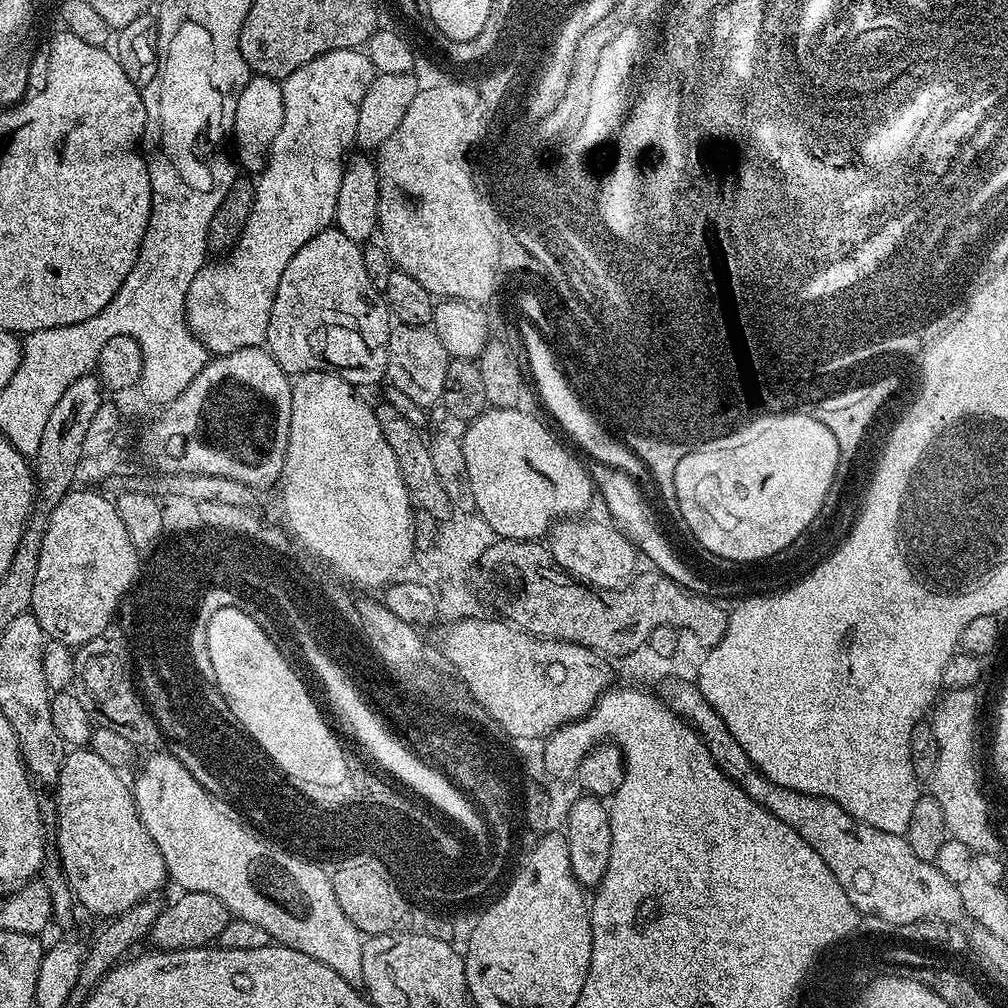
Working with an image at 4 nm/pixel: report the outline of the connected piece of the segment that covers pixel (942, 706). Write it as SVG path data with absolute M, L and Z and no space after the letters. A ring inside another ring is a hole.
M954 688L945 691L937 699L930 712L930 723L934 738L937 739L937 766L930 779L930 794L942 806L943 821L946 822L948 836L966 844L973 853L995 853L1000 840L996 830L992 828L990 801L984 797L984 788L980 785L980 770L976 767L976 715L980 712L980 700L972 688Z

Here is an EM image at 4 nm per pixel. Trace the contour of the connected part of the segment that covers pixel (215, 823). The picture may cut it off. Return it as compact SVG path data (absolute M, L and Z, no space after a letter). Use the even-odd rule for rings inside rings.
M156 750L145 756L148 757L145 758L144 765L141 766L140 773L136 776L136 784L134 780L134 783L131 785L132 799L136 802L136 809L146 826L146 830L150 834L150 838L154 838L154 842L162 854L164 871L170 877L171 883L173 880L178 886L177 889L186 892L214 894L214 898L222 901L222 906L226 906L235 919L254 922L257 926L262 926L262 930L266 930L266 934L270 934L275 943L283 944L285 948L298 950L302 954L310 954L310 958L330 966L330 970L334 970L334 974L338 974L338 978L346 978L346 982L357 986L363 985L362 950L365 937L354 926L354 922L350 922L350 918L346 918L346 914L342 914L342 906L338 906L338 898L334 898L334 886L332 885L331 875L315 860L297 856L294 852L277 850L276 848L268 847L268 844L261 843L256 836L249 833L248 828L245 828L244 825L240 824L240 821L232 816L234 813L233 805L228 800L217 795L215 791L209 790L207 787L204 789L192 777L191 770L182 761L175 760L172 756L167 756L164 750Z

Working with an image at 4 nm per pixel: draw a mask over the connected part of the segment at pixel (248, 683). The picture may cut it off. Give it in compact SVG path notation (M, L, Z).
M218 610L218 614L210 618L210 659L224 704L230 706L237 722L248 724L252 736L255 736L254 743L264 744L264 748L268 748L268 752L272 752L272 756L276 756L276 760L280 760L280 764L284 764L292 776L336 784L336 780L344 776L344 760L340 760L340 748L336 748L341 737L332 733L331 726L324 721L319 706L312 701L310 688L301 685L297 669L290 660L279 652L272 640L264 640L264 632L260 632L260 628L251 622L241 611L233 610Z

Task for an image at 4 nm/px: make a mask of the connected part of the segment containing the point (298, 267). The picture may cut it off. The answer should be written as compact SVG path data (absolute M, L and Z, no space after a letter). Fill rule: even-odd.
M333 226L314 234L314 238L303 244L294 258L290 258L274 294L266 347L289 377L298 377L303 372L332 372L353 386L376 384L388 375L388 339L393 330L388 320L388 302L370 274L366 274L361 245L346 238L346 234Z

